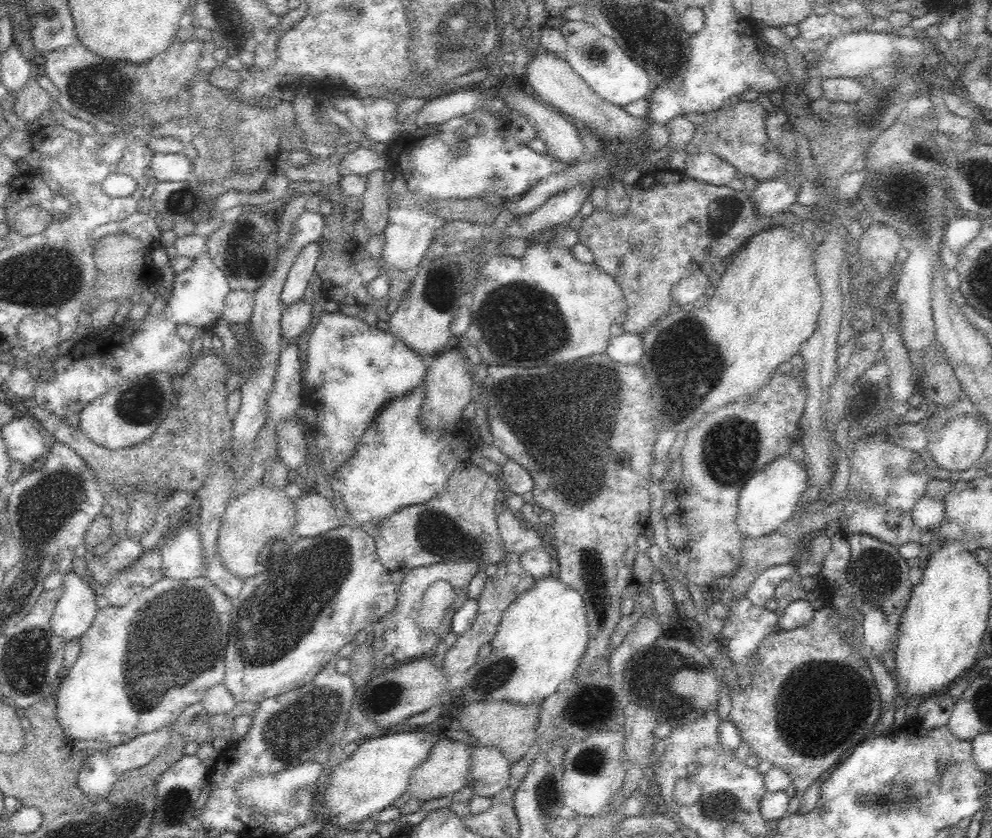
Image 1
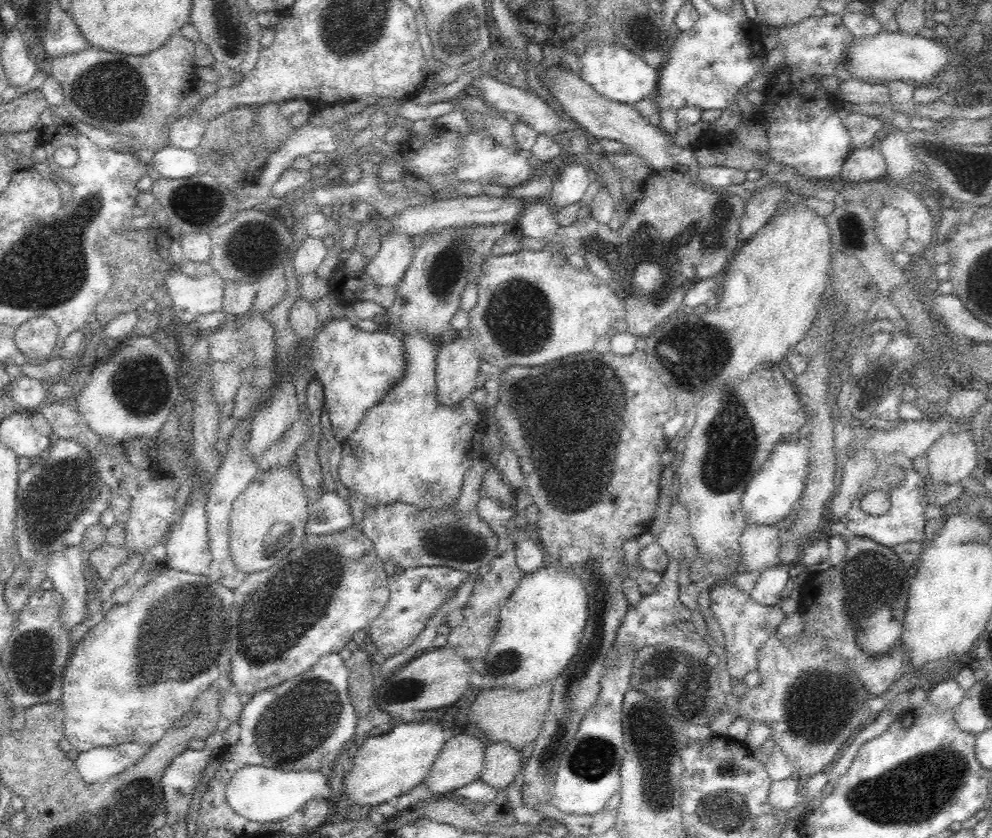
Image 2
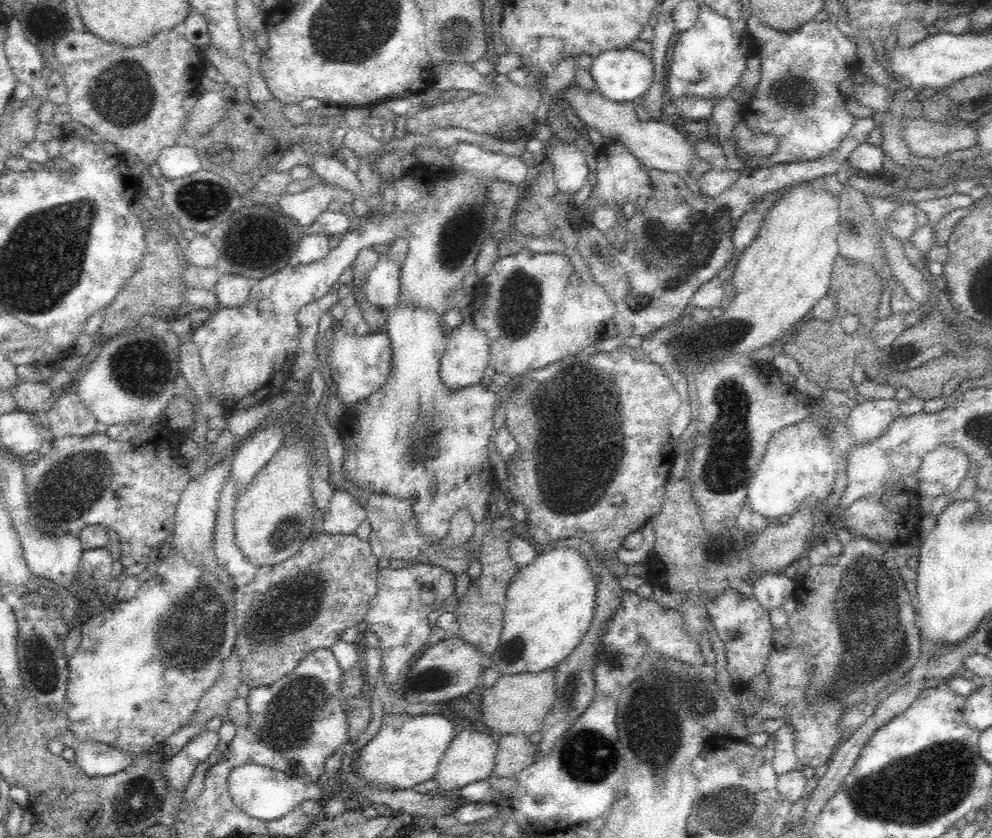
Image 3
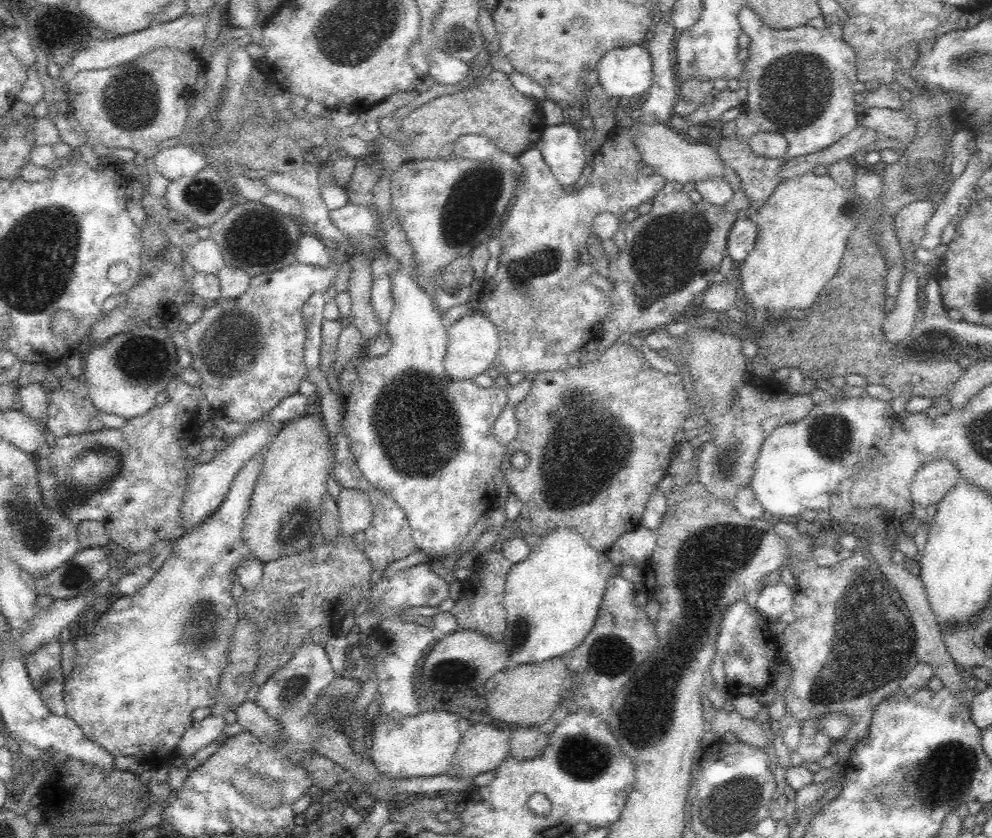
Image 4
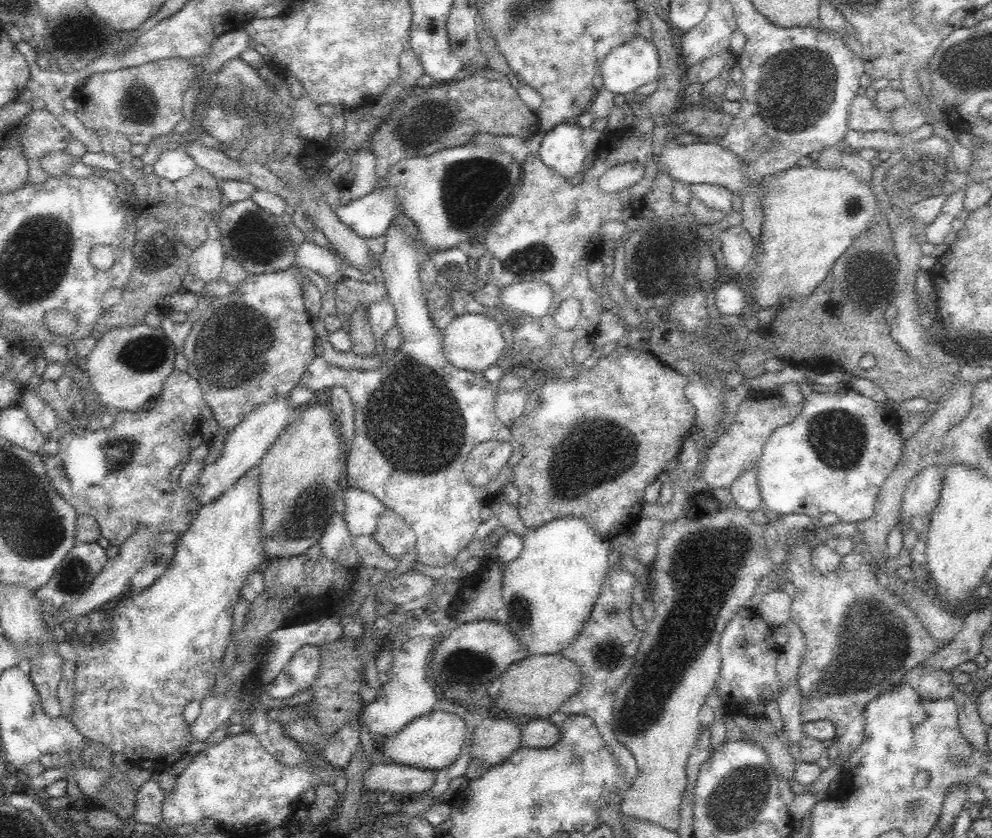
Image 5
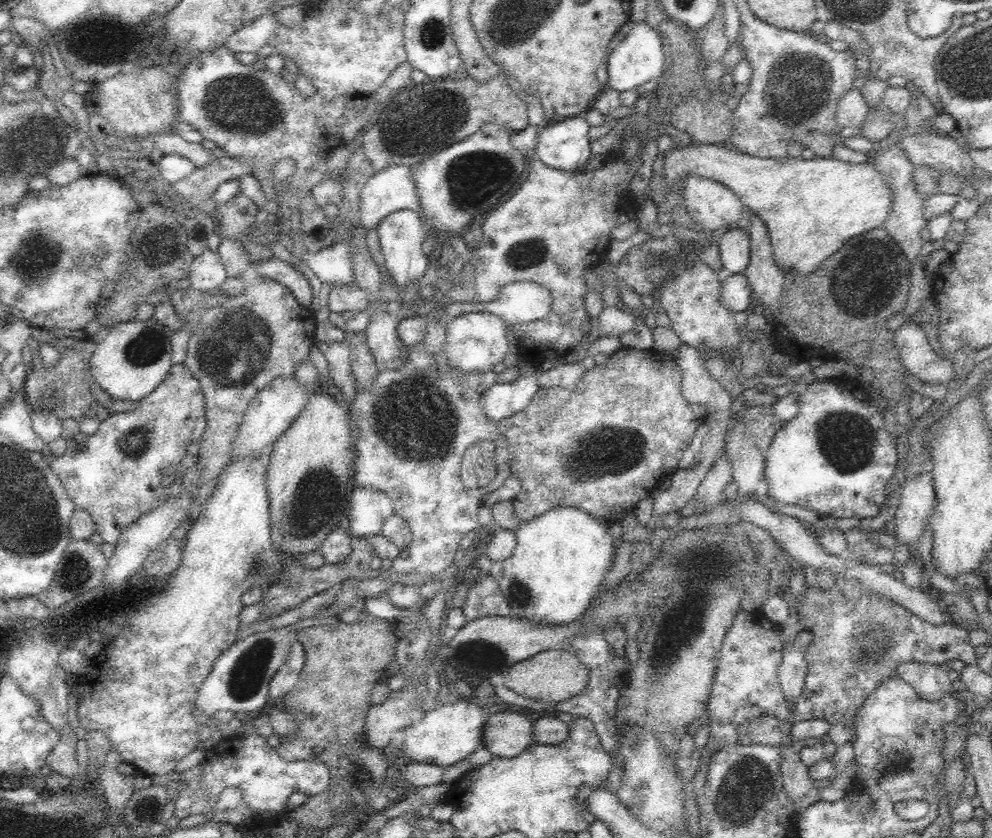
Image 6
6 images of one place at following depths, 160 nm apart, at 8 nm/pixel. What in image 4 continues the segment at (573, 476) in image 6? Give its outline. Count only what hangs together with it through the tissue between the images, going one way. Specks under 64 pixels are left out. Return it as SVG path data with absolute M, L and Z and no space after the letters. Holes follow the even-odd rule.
M636 341L615 342L603 353L597 353L596 357L590 362L580 362L580 366L572 366L568 370L558 370L558 372L556 370L554 372L547 370L537 373L536 379L532 381L532 389L528 392L528 395L514 406L519 431L516 434L516 438L510 444L507 444L508 457L513 453L524 452L527 457L527 463L523 468L513 467L507 460L502 464L502 471L508 483L509 491L513 492L524 502L522 516L518 515L518 518L514 520L514 522L518 522L516 526L524 530L524 533L539 538L544 538L554 532L554 530L560 530L560 528L573 528L580 533L580 536L584 537L584 541L588 542L592 549L609 553L611 546L624 532L632 531L640 526L646 502L650 500L652 492L658 488L660 480L667 474L673 449L678 444L674 436L676 436L678 430L683 429L684 423L693 413L691 400L688 396L689 387L684 385L680 373L670 374L654 370L645 359L642 349L640 349Z

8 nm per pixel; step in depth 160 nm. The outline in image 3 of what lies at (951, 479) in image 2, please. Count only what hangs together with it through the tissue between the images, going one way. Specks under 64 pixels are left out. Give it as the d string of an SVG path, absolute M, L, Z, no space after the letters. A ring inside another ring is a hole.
M940 445L926 454L910 484L918 494L950 496L965 478L968 455L952 445Z

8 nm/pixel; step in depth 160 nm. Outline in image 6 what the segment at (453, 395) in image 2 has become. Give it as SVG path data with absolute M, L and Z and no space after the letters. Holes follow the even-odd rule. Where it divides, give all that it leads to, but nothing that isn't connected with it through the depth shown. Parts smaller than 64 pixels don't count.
M486 311L470 312L454 318L447 326L445 353L448 364L463 372L485 373L503 362L508 354L508 335L505 323Z

